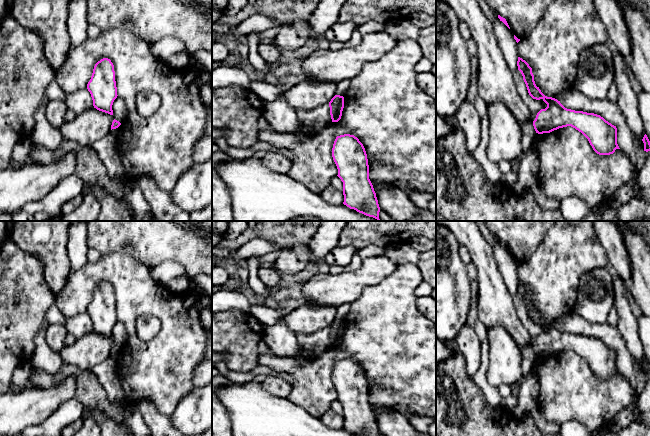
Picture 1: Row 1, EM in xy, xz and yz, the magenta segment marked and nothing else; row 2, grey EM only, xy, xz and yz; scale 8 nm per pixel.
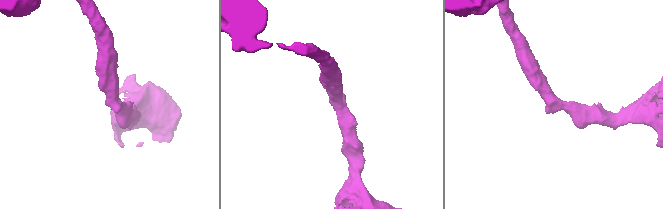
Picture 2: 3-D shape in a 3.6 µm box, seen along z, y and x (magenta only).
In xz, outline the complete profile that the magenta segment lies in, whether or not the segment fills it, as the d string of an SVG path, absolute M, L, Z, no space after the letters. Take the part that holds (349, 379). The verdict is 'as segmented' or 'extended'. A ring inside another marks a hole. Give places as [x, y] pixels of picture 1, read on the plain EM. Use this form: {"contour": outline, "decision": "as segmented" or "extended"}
{"contour": "M350 358L337 360L332 381L343 406L343 428L357 436L380 436L380 431L369 403L369 389L363 368Z", "decision": "as segmented"}

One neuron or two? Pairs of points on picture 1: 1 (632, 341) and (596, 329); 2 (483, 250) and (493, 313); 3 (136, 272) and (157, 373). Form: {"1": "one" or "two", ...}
{"1": "two", "2": "one", "3": "one"}

